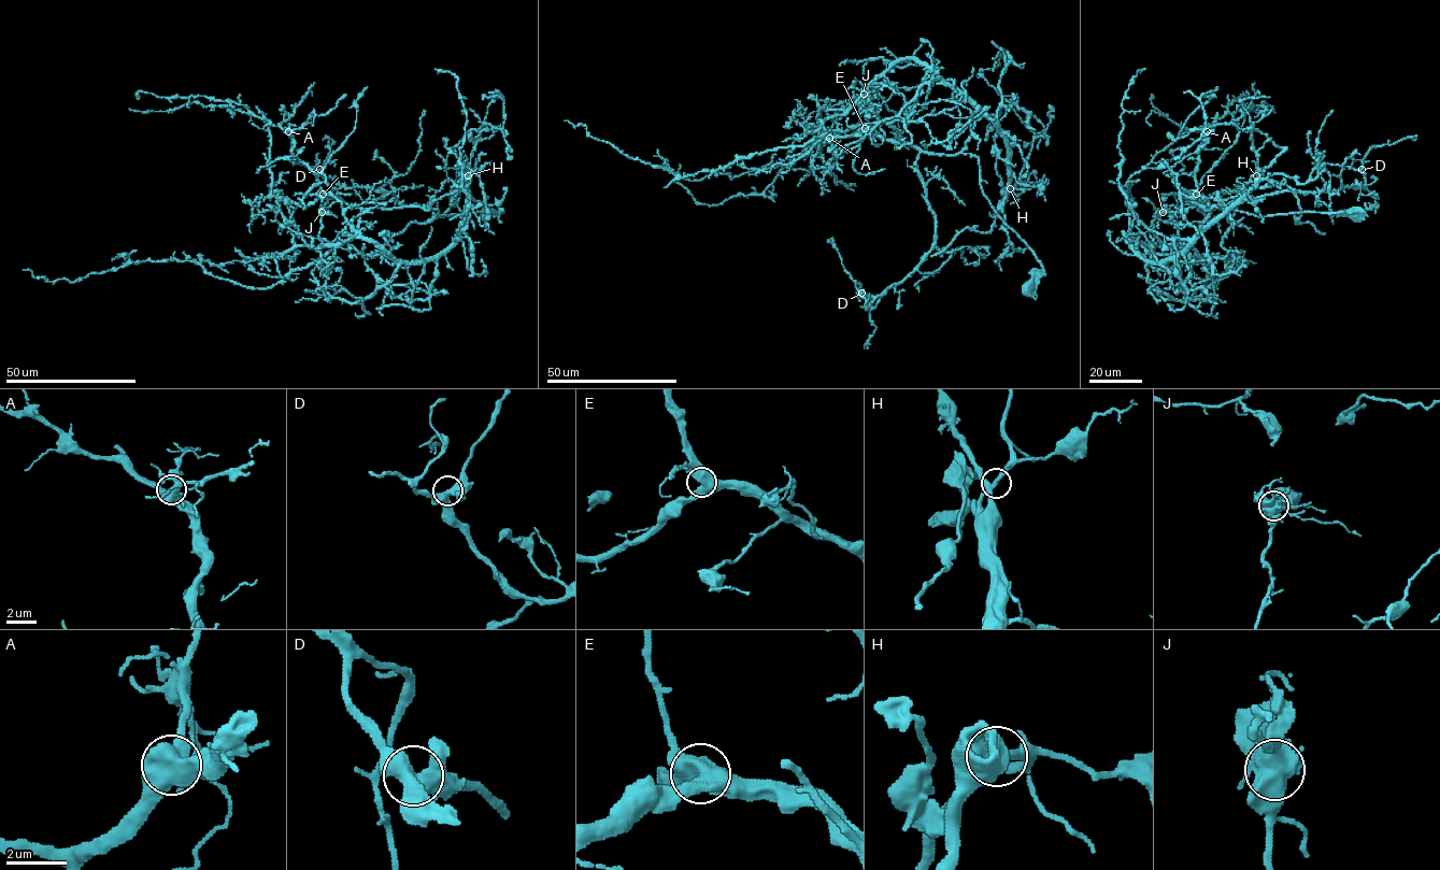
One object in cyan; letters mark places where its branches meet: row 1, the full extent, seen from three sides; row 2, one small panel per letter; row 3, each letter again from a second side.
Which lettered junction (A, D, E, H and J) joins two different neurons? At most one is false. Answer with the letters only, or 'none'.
J

